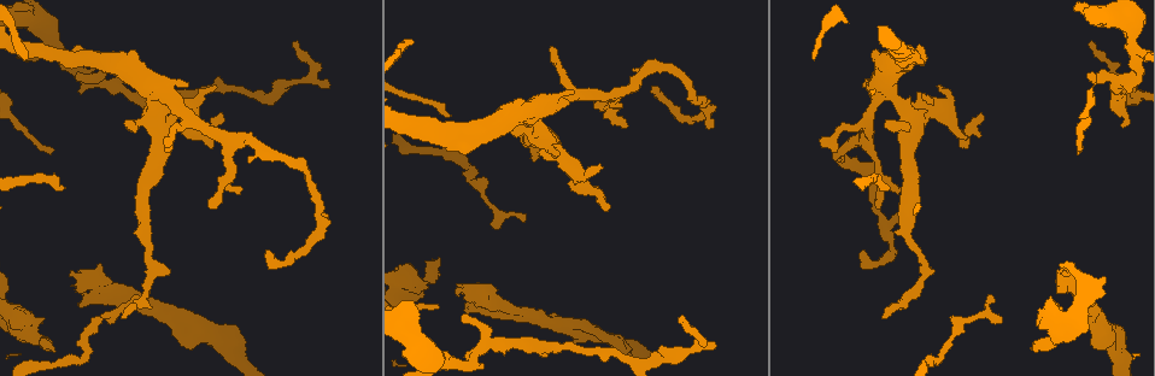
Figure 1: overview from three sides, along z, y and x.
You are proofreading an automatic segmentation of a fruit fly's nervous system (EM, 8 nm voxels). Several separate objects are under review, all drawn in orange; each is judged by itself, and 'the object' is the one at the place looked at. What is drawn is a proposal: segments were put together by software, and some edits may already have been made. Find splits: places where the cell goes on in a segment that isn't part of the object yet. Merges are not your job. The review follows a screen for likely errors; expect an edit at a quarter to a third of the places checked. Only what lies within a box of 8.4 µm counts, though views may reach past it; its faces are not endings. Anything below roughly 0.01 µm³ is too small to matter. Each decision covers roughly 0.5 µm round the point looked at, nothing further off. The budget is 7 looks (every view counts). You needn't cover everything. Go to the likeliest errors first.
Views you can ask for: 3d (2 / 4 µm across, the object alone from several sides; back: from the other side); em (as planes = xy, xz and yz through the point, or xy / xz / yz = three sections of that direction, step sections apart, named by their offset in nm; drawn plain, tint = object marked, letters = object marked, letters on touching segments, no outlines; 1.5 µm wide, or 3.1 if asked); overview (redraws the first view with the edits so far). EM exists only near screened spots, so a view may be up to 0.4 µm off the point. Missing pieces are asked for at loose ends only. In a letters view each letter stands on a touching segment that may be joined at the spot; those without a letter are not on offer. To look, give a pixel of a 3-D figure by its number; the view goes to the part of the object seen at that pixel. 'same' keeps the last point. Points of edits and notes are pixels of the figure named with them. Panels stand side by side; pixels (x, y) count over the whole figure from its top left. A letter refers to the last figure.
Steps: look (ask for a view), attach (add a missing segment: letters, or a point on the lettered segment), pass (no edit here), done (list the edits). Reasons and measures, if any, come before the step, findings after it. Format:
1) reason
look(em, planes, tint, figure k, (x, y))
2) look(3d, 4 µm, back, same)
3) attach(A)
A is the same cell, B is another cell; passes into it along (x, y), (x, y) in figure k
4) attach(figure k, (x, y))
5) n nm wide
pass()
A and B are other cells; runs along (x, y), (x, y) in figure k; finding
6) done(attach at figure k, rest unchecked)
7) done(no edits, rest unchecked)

end of a long branch
look(em, xz, step 8, tint, figure 1, (524, 220))

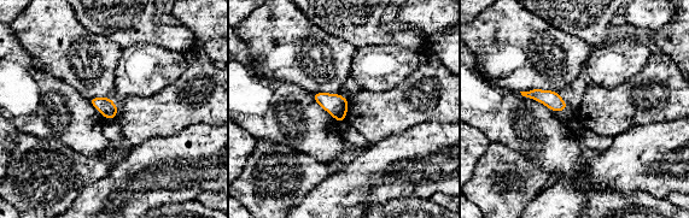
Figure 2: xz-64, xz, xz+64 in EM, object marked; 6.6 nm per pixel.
cut it another way
look(em, planes, letters, same)

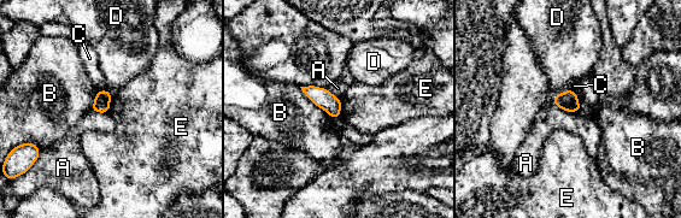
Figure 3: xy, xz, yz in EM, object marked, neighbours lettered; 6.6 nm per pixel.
110 nm wide; B touches over 320 nm
pass()
A, B, C, D and E are other cells; none of them fits

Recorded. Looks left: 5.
branch stops here
look(3d, 4 µm, back, figure 1, (437, 262))

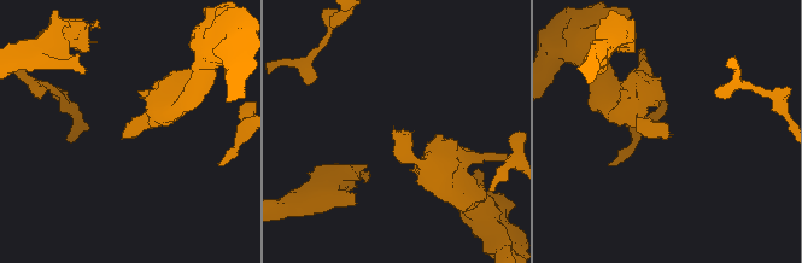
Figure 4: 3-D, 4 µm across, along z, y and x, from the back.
look(em, planes, letters, figure 4, (666, 136))

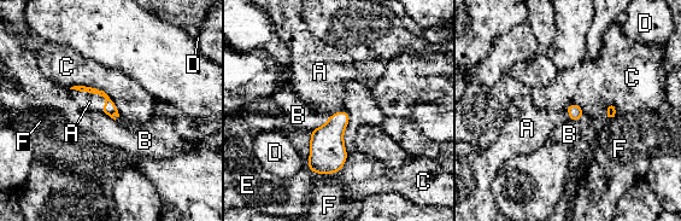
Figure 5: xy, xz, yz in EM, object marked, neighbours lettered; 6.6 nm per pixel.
C touches over 420 nm
attach(A)
A is the same cell, B, C, D, E and F are other cells; passes into it along (110, 108), (92, 93), (89, 102) in figure 5; the cell continues

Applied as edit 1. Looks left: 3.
branch stops here
look(3d, 2 µm, figure 1, (1122, 128))

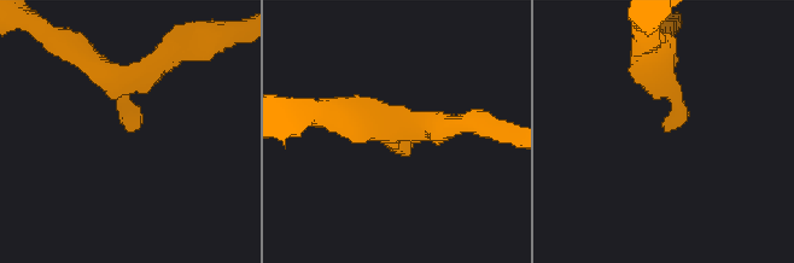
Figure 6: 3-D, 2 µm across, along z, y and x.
shape alone is not enough
look(em, planes, letters, figure 6, (666, 131))

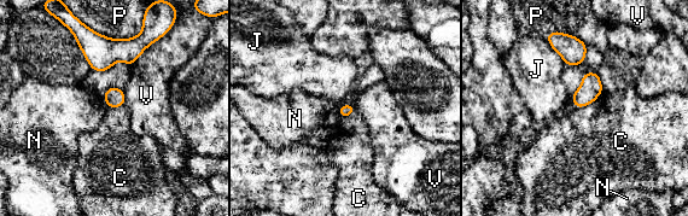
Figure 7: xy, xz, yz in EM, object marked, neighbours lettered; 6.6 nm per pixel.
P touches over 360 nm
pass()
C, J, N, P and V are other cells; border along (602, 91), (593, 101), (576, 108) in figure 7; none of them fits

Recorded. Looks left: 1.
done(attach at figure 5, rest unchecked)

